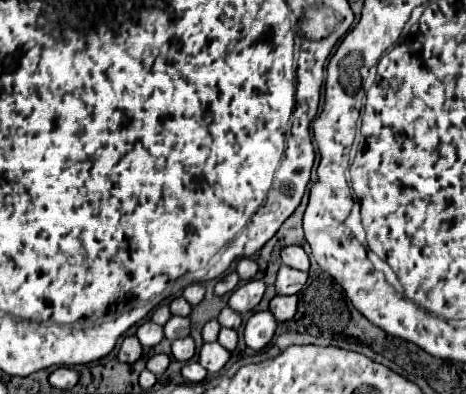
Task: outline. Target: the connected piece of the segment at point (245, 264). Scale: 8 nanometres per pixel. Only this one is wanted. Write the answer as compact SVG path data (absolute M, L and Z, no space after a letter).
M241 258L237 262L237 274L241 280L251 280L257 274L257 264L251 258Z

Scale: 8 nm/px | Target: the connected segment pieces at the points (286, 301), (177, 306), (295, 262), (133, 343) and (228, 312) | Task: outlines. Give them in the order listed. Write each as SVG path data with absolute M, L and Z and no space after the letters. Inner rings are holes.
M275 296L271 300L269 310L273 312L277 322L287 322L297 312L297 296Z
M183 296L171 300L169 306L171 306L171 312L173 312L175 316L189 316L189 312L191 312L191 304L189 304Z
M287 246L281 252L283 264L295 268L295 270L309 270L309 258L301 246Z
M127 336L125 340L123 340L123 344L121 344L121 350L119 350L119 354L117 354L117 358L121 360L121 362L135 362L139 356L141 356L141 344L139 344L139 340L135 338L135 336Z
M223 308L217 320L219 320L219 324L225 326L225 328L237 330L237 328L241 326L241 316L239 316L235 310L231 310L231 308Z

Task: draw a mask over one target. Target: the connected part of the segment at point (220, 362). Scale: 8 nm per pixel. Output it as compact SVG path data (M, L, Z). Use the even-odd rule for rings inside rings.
M219 342L203 344L203 348L199 352L199 364L211 374L219 372L227 360L229 360L229 352Z

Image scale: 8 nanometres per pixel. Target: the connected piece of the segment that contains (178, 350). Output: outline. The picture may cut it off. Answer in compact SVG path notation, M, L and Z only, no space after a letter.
M191 336L181 338L181 340L175 340L171 348L173 348L173 358L175 360L181 360L181 362L191 360L193 354L195 354L195 342L193 342Z

